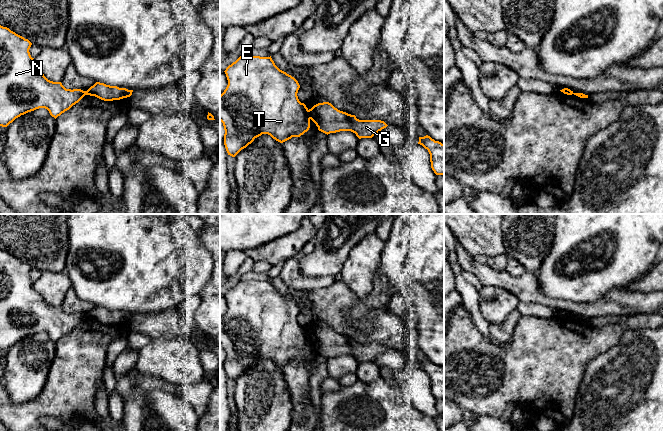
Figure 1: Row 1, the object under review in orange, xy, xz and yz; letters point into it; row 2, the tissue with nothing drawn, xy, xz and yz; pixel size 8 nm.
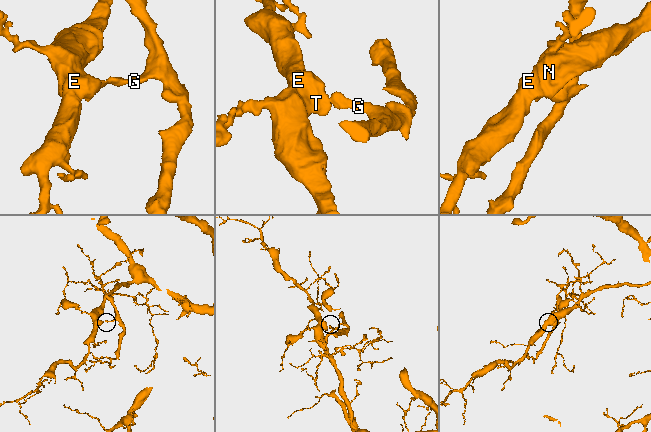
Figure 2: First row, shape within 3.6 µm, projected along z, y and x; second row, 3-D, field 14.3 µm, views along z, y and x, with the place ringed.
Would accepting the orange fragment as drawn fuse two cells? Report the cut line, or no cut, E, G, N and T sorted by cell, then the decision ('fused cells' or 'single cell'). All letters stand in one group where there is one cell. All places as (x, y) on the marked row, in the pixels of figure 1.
cut in xz along (307, 110), (310, 118); E N T / G; fused cells

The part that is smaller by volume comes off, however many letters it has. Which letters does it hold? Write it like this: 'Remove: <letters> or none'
Remove: G

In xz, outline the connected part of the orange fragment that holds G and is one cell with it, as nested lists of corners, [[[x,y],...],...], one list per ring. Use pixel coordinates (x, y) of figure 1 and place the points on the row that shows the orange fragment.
[[[329,102],[318,103],[308,110],[309,118],[325,133],[351,131],[361,138],[372,138],[388,125],[381,120],[359,120],[355,115],[335,108]]]

